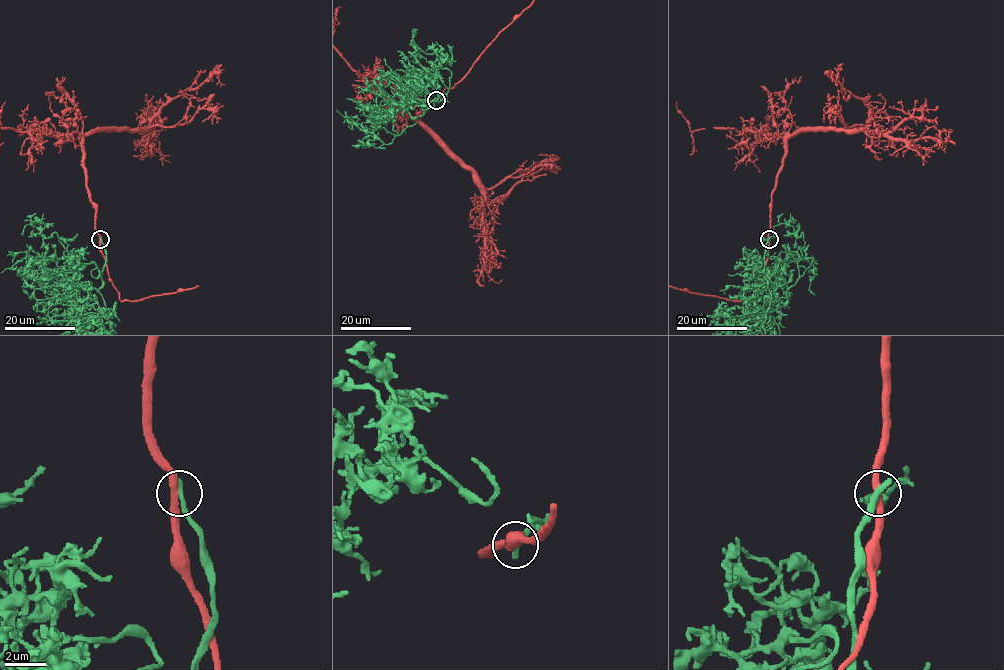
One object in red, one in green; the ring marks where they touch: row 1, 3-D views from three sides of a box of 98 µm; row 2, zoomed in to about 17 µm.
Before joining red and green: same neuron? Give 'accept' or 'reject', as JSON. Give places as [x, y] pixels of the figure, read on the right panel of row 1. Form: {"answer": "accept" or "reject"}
{"answer": "reject"}

